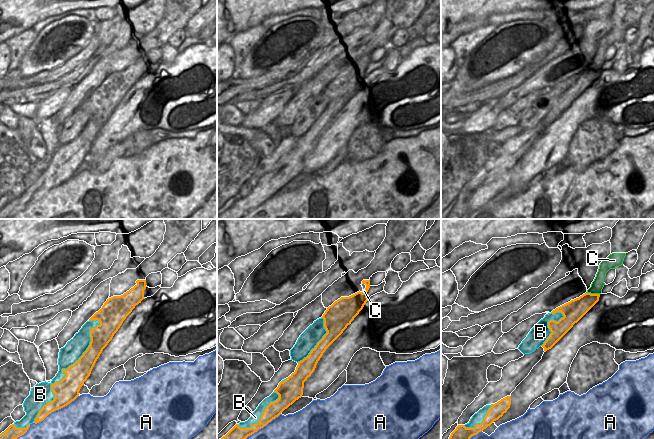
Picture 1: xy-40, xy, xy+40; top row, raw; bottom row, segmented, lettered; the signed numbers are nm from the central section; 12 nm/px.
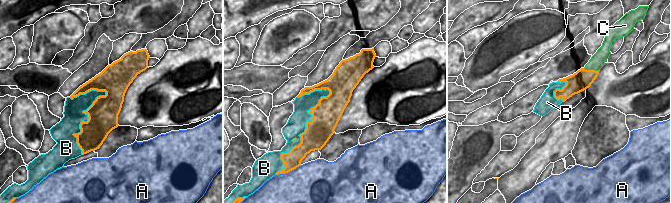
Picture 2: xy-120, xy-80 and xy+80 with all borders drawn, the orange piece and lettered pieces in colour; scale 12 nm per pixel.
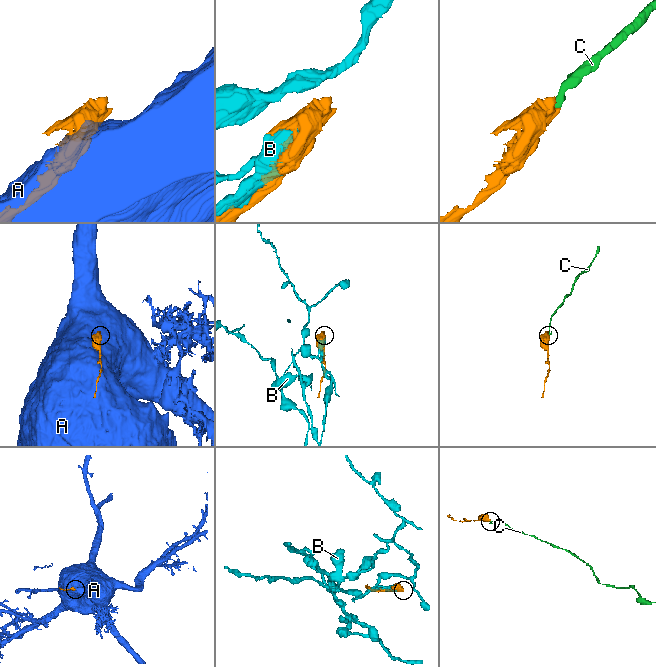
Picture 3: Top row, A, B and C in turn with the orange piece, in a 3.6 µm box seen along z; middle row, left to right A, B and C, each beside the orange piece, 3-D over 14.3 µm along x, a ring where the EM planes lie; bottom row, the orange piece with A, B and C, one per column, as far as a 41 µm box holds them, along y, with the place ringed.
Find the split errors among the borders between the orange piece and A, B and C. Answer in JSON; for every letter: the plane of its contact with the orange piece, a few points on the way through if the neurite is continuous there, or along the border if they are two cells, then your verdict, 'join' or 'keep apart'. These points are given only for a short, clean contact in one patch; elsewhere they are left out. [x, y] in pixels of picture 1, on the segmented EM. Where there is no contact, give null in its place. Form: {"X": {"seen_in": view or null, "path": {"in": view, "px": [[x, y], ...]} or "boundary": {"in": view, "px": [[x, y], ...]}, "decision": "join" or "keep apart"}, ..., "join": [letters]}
{"A": {"seen_in": "xy-40", "decision": "keep apart"}, "B": {"seen_in": "xy-40", "decision": "keep apart"}, "C": {"seen_in": "xy+40", "path": {"in": "xy+40", "px": [[578, 307], [593, 294], [597, 285]]}, "decision": "join"}, "join": ["C"]}

